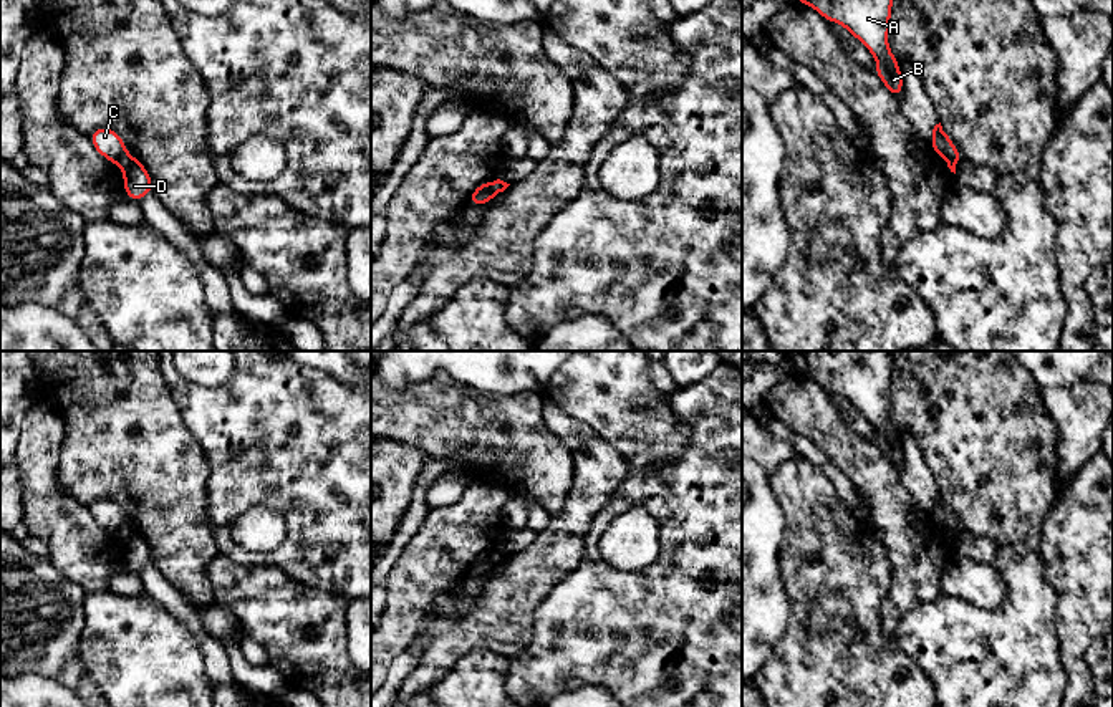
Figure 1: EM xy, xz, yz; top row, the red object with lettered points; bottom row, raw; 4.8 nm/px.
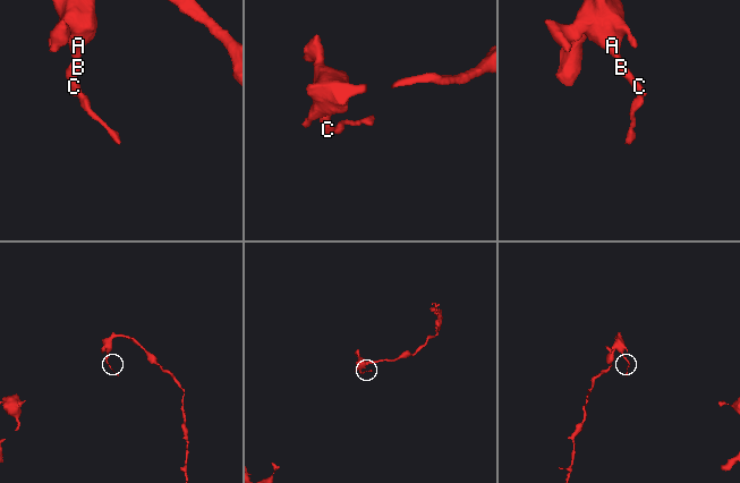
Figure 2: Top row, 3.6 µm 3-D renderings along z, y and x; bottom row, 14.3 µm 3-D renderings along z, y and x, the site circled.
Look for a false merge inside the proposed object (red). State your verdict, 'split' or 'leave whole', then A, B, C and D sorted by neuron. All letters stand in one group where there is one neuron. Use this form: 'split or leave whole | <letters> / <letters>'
leave whole | A B C D

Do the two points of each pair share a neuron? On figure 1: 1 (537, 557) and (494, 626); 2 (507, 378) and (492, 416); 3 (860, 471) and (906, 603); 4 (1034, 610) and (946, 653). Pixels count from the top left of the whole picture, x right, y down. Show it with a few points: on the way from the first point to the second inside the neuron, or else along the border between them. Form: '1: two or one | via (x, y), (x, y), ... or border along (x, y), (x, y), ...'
1: one | via (530, 573), (510, 593), (504, 610)
2: two | border along (462, 384), (499, 394), (539, 393)
3: one | via (890, 504), (895, 522), (906, 535), (906, 570)
4: one | via (1012, 631), (1009, 634), (984, 634), (968, 649)

